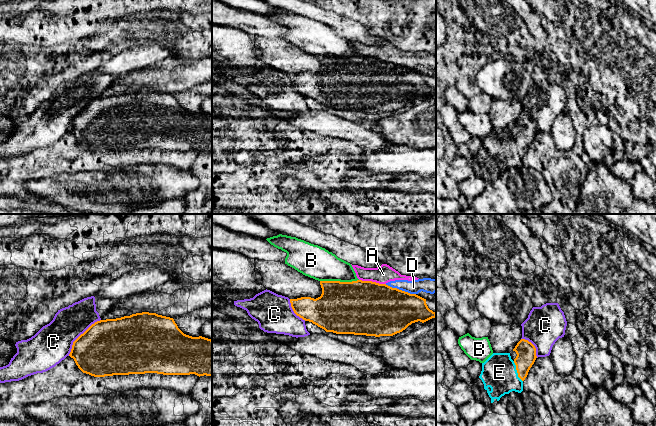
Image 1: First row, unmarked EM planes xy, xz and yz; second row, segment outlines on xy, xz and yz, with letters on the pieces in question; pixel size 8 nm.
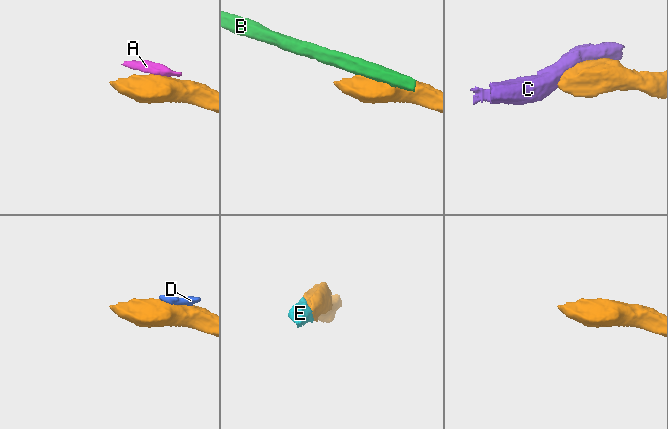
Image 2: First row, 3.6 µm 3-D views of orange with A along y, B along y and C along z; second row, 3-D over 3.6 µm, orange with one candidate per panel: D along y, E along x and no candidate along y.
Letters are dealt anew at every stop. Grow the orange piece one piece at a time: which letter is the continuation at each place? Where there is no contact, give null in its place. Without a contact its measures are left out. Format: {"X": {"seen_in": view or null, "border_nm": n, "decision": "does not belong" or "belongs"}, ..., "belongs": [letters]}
{"A": {"seen_in": "xz", "border_nm": 220, "decision": "does not belong"}, "B": {"seen_in": "xz", "border_nm": 320, "decision": "does not belong"}, "C": {"seen_in": "xy", "border_nm": 400, "decision": "does not belong"}, "D": {"seen_in": "xz", "border_nm": 260, "decision": "does not belong"}, "E": {"seen_in": "yz", "border_nm": 180, "decision": "belongs"}, "belongs": ["E"]}

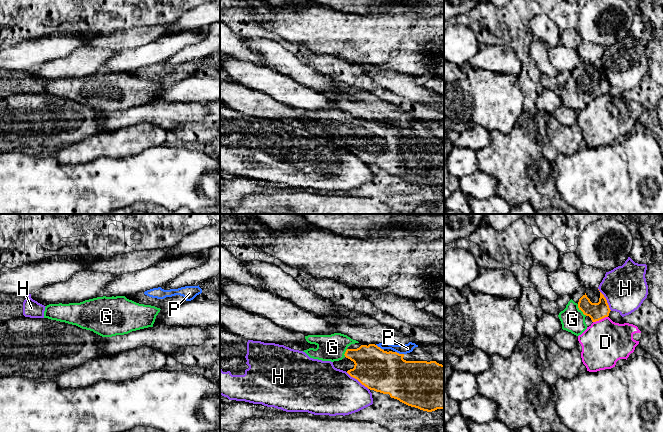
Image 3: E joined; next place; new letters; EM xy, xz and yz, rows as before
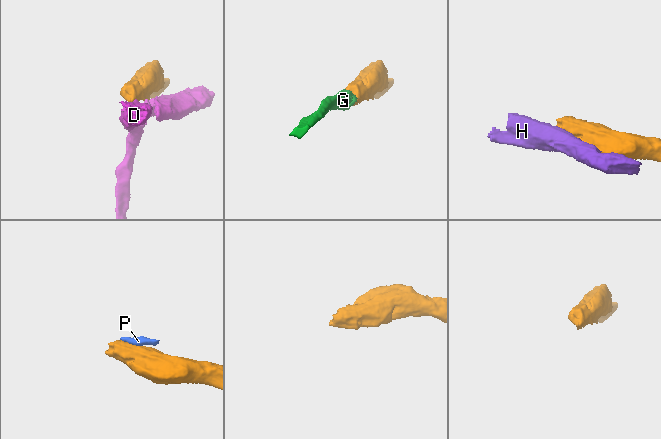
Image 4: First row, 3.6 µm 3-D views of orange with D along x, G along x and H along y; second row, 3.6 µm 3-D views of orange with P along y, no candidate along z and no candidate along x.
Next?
{"D": {"seen_in": "yz", "border_nm": 130, "decision": "does not belong"}, "G": {"seen_in": "yz", "border_nm": 120, "decision": "belongs"}, "H": {"seen_in": "xz", "border_nm": 240, "decision": "does not belong"}, "P": {"seen_in": "xz", "border_nm": 80, "decision": "does not belong"}, "belongs": ["G"]}

